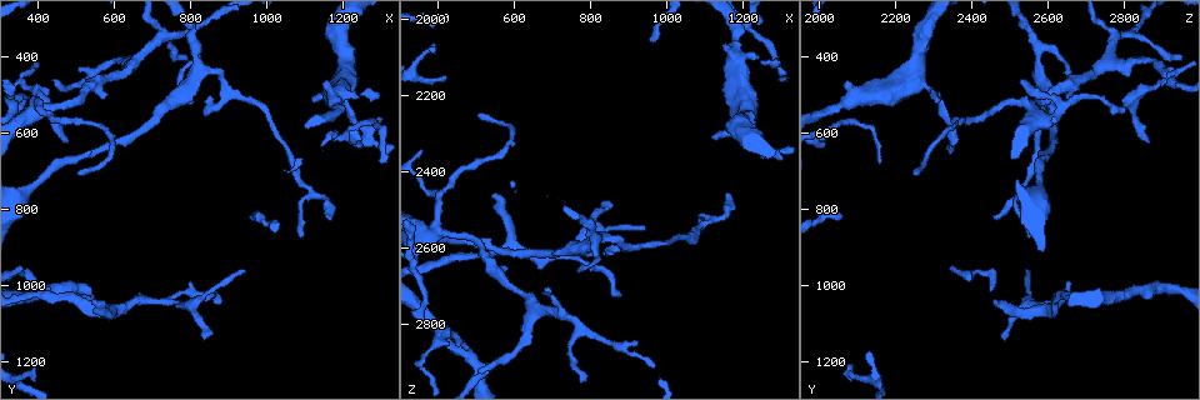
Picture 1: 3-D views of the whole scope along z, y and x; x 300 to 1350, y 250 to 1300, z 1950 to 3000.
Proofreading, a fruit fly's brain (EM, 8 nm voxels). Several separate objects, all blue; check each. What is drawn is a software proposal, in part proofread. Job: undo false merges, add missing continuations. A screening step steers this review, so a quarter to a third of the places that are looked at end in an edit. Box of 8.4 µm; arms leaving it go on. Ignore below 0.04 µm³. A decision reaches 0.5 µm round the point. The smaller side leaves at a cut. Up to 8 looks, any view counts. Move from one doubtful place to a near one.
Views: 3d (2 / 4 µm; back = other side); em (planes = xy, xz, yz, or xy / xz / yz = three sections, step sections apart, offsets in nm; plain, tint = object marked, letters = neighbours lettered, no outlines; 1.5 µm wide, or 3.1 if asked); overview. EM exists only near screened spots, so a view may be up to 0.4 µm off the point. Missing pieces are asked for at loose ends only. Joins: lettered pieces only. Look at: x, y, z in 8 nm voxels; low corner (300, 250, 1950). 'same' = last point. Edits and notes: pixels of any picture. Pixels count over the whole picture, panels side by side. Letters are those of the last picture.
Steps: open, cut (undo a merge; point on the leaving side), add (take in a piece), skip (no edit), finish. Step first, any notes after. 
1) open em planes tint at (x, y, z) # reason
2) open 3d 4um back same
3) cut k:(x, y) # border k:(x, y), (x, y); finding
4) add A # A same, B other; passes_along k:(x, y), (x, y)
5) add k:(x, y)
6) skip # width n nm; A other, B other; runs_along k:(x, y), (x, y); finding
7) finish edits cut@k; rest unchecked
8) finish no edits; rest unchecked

open em planes plain at (1095, 865, 2545) # thin end

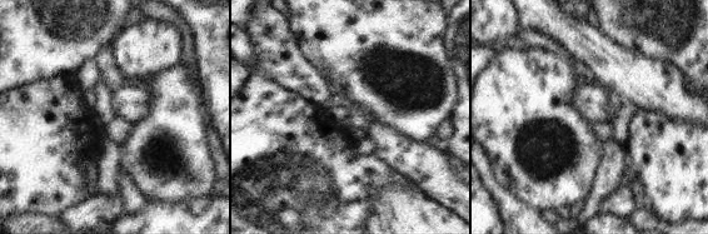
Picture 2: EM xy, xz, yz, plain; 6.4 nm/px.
open em planes letters same # what lies round it

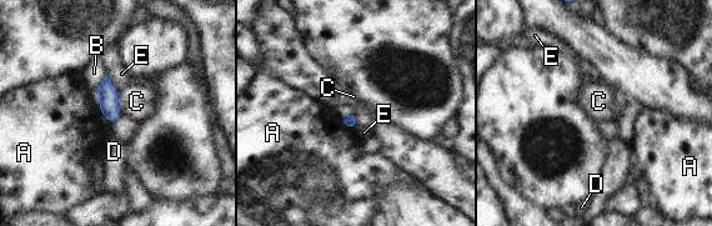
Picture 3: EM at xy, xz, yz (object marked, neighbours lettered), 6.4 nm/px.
skip # A other, B other, C other, D other, E other; no lettered piece goes on from it

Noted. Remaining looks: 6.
open 3d 4um at (840, 1140, 2495) # tapers out

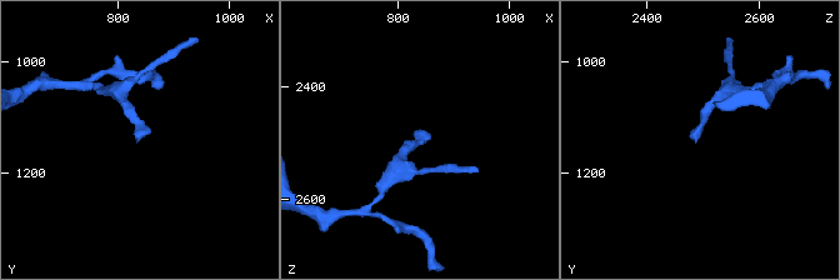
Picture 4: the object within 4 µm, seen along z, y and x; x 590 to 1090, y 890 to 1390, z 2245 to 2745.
open em yz step 4 letters at (840, 1145, 2490) # shape alone is not enough

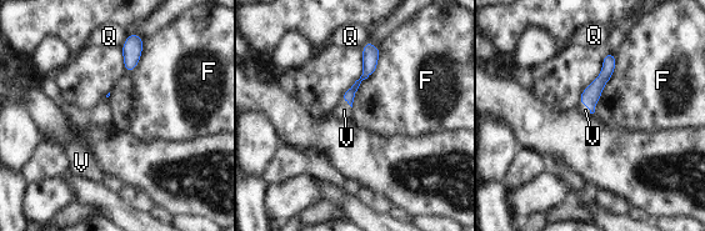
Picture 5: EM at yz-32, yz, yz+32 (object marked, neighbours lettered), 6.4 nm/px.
open em planes letters same # another direction

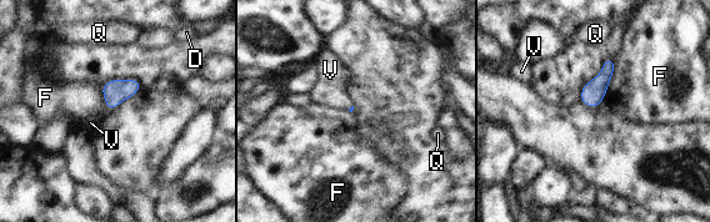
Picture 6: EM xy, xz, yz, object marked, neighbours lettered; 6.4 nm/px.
add V # longest_contact F 320 nm; D other, F other, Q other, V same; passes_along 6:(115, 91), (108, 106), (90, 122); the cell continues

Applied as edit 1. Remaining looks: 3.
open overview

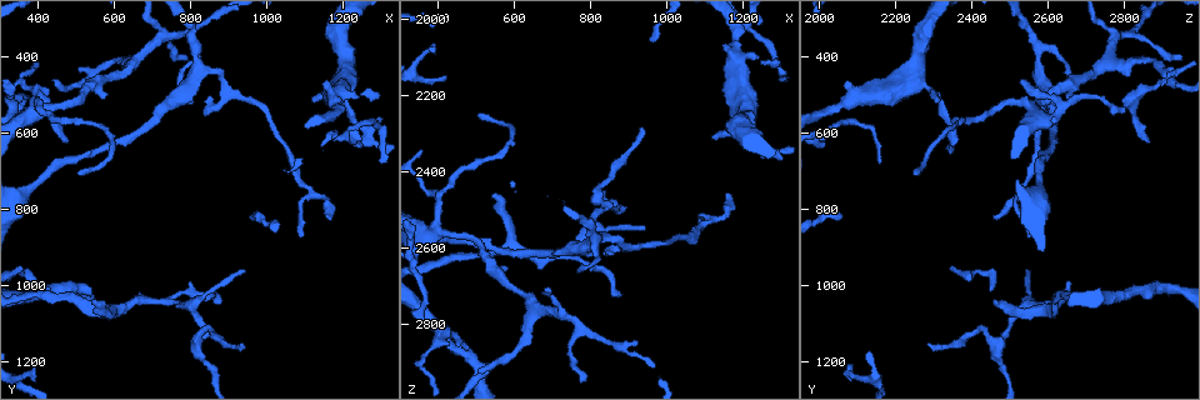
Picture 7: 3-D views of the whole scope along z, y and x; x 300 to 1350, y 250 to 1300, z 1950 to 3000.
open em planes plain at (550, 1040, 2455) # free end

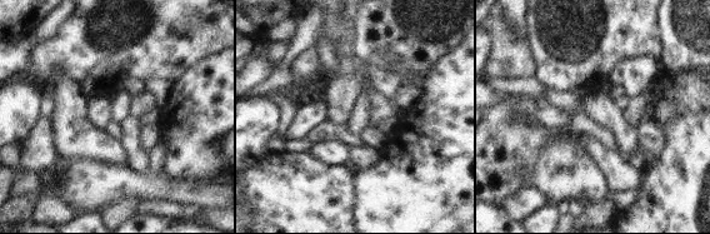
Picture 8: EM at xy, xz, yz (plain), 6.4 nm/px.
open em planes letters same

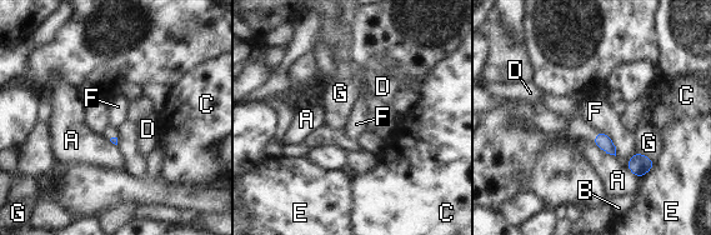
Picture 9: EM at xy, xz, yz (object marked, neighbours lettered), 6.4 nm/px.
skip # A other, B other, C other, D other, E other, F other, G other; border 9:(592, 143), (615, 156); none of them fits

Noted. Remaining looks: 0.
finish edits add@6; rest unchecked

